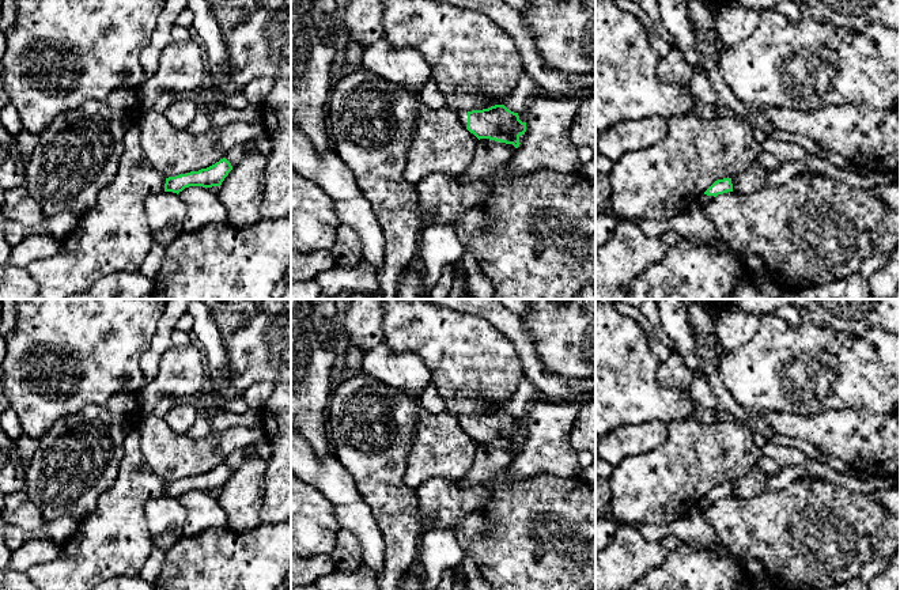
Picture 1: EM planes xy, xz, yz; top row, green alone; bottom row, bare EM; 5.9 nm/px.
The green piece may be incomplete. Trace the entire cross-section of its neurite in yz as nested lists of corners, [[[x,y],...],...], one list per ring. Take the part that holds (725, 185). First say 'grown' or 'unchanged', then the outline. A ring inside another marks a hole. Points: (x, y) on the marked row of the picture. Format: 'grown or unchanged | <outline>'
grown | [[[731,178],[715,181],[703,194],[697,198],[697,207],[704,209],[718,194],[733,192]]]

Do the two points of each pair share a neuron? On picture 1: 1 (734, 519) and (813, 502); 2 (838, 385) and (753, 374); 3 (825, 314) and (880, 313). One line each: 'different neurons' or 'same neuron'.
1: same neuron
2: same neuron
3: same neuron

